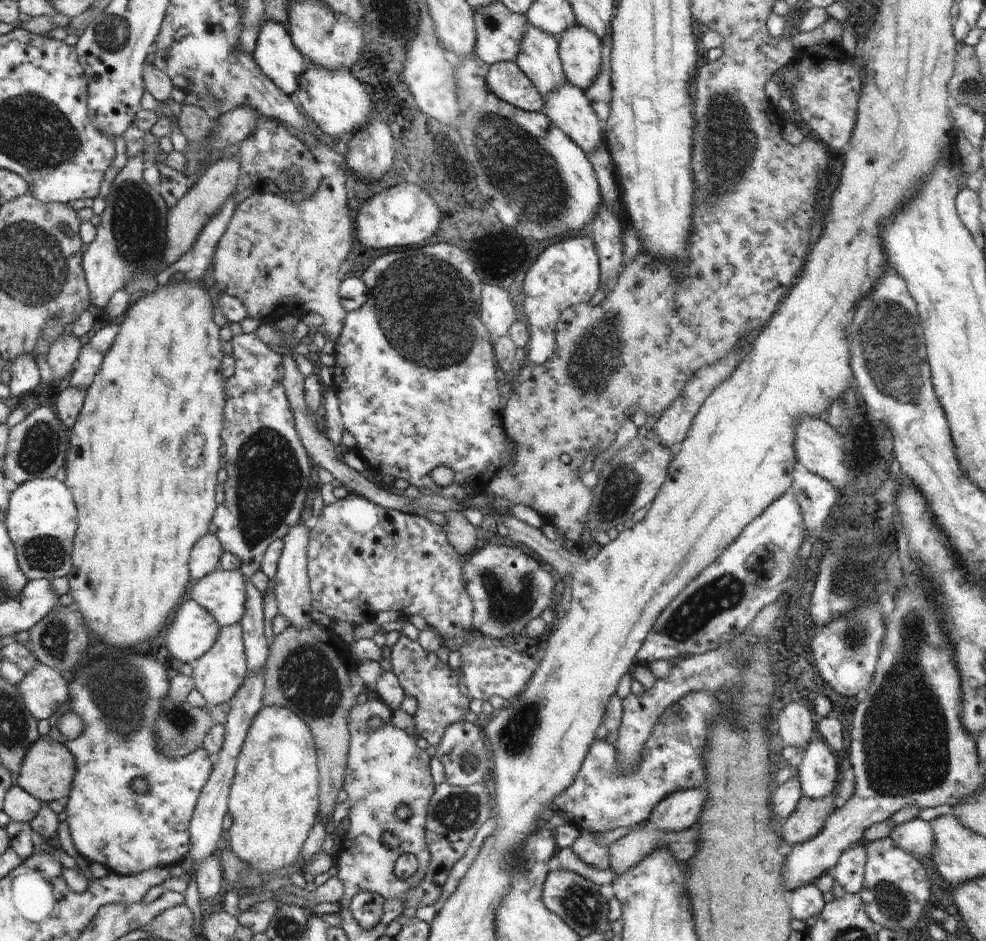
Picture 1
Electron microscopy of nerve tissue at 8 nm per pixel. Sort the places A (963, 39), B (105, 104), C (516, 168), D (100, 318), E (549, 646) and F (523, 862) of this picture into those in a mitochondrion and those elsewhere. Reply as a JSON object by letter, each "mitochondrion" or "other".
{"A":"other","B":"other","C":"mitochondrion","D":"other","E":"other","F":"mitochondrion"}

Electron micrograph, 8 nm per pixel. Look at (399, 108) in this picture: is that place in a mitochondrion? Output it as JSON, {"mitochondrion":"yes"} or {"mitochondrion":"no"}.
{"mitochondrion":"no"}

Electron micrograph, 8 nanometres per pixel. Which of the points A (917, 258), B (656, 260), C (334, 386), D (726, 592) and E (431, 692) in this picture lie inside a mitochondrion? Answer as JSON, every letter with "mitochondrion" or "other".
{"A":"other","B":"other","C":"other","D":"mitochondrion","E":"other"}

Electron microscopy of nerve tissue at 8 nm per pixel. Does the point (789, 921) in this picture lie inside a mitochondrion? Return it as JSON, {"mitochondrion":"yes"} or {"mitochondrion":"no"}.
{"mitochondrion":"no"}

